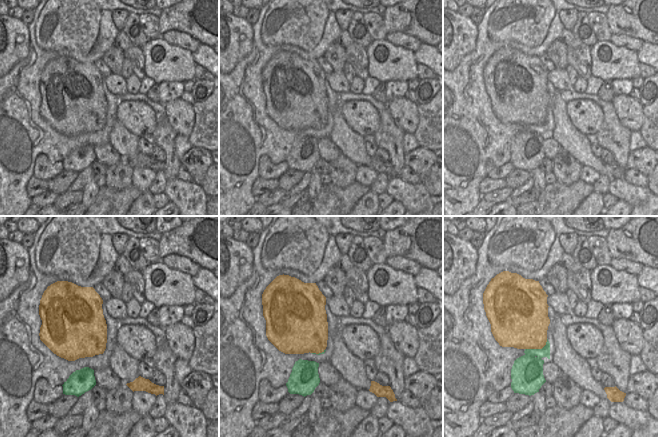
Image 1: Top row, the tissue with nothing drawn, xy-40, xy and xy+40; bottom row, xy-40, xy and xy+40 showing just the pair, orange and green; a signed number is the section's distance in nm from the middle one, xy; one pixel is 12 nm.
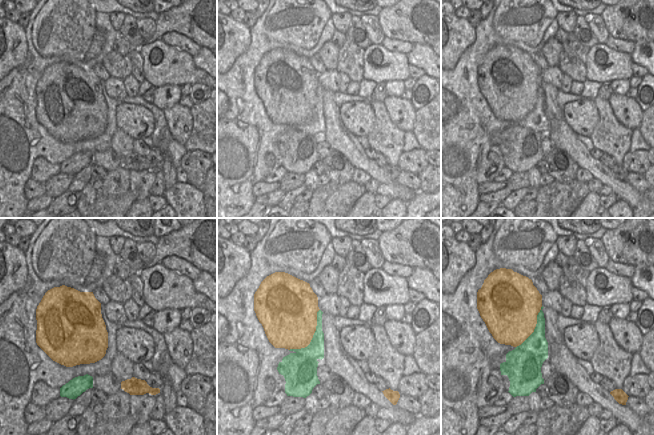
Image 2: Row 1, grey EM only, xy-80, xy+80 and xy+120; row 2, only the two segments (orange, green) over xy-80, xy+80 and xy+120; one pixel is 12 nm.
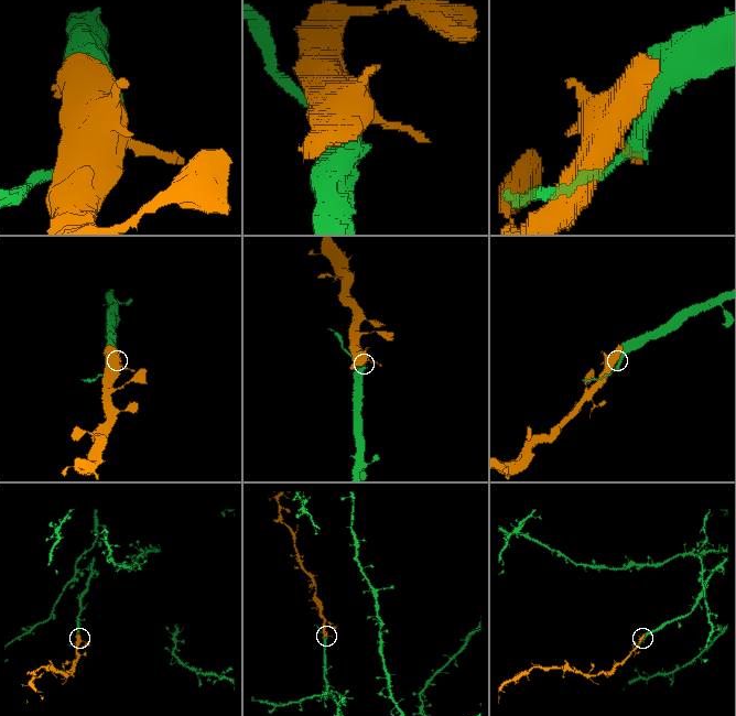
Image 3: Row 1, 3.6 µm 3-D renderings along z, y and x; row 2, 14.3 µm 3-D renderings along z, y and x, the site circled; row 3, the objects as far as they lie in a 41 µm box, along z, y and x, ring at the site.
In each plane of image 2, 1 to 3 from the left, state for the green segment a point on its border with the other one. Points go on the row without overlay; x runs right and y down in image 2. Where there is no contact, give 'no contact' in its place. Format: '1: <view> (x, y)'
1: no contact
2: xy+80 (312, 112)
3: xy+120 (535, 102)

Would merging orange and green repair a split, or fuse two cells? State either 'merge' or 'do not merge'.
merge

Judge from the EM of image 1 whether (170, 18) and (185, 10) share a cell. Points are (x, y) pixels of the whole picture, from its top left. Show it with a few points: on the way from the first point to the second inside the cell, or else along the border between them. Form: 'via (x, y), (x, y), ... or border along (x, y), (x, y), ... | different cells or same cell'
via (174, 18), (181, 14) | same cell

